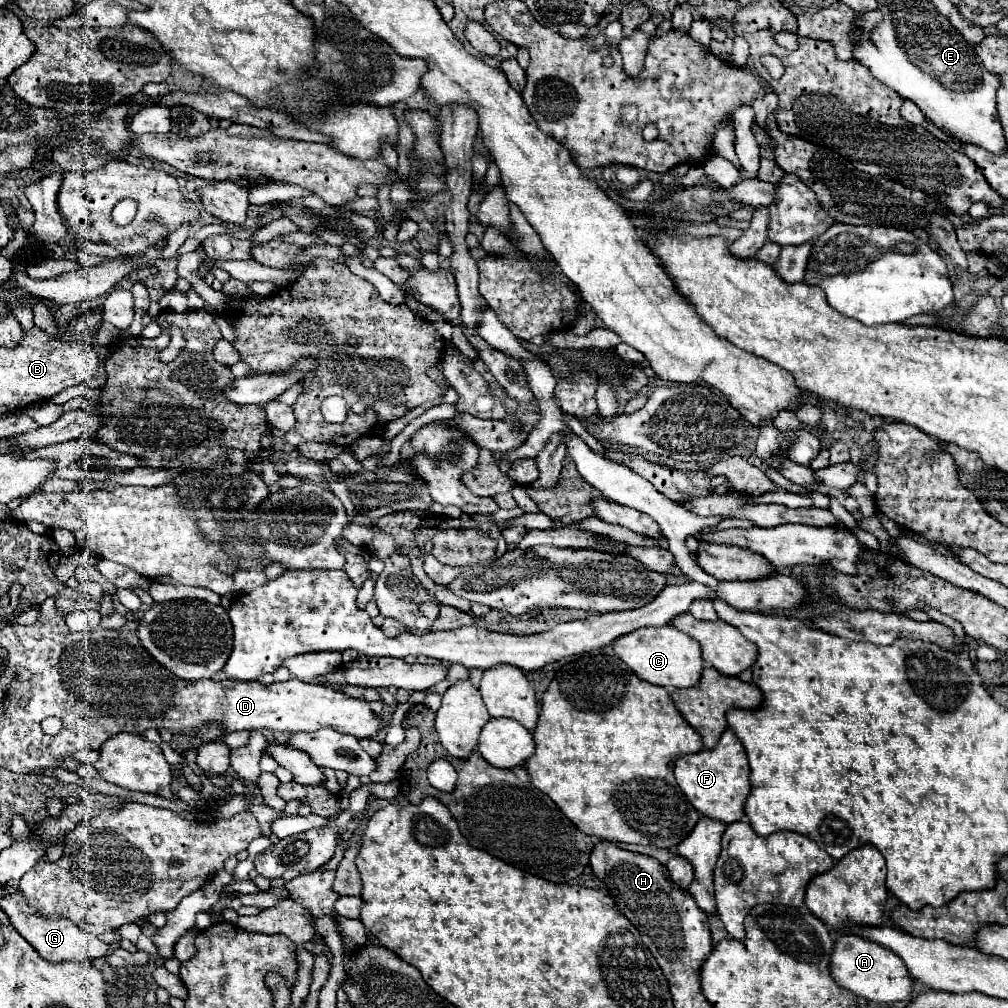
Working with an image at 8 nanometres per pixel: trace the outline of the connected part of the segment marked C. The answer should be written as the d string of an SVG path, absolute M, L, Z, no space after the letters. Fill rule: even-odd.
M672 626L634 630L614 642L616 656L642 680L664 688L690 688L702 678L704 660L698 642Z

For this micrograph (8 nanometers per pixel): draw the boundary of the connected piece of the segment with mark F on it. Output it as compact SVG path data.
M730 728L722 734L714 750L702 750L698 754L686 754L678 758L674 774L678 786L702 816L716 818L724 824L732 824L744 818L744 804L750 796L750 766L742 742Z

